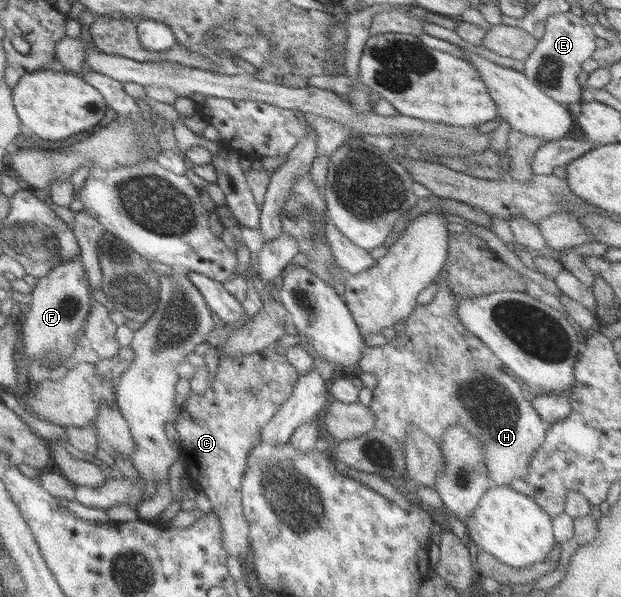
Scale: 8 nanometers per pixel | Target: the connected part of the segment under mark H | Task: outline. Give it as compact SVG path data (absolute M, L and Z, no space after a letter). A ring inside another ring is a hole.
M435 279L434 282L436 290L431 301L428 301L425 305L418 305L415 307L414 310L406 317L403 329L399 328L393 337L387 337L387 340L383 341L383 345L379 345L379 347L363 348L361 358L357 360L357 367L359 367L363 373L370 373L373 375L377 381L377 386L372 391L373 397L371 398L371 402L368 406L369 412L373 414L373 428L393 438L393 440L397 442L398 447L400 447L401 452L403 452L403 440L405 440L405 432L407 432L409 428L415 428L419 430L419 432L423 432L423 434L429 436L429 438L431 438L431 440L433 440L433 442L439 447L441 444L441 438L443 438L443 432L445 432L449 426L457 424L457 426L461 426L463 430L467 431L467 434L473 436L473 438L482 445L482 464L486 469L489 485L507 486L510 480L513 478L521 479L522 475L526 472L527 462L533 455L534 451L539 447L539 445L541 445L541 442L543 442L545 432L547 432L549 424L542 421L538 417L537 413L533 411L534 409L531 407L530 401L527 401L527 399L523 397L523 391L519 389L519 383L517 383L517 381L513 381L513 377L505 371L505 367L503 367L503 365L495 358L495 355L493 355L493 353L483 345L482 341L479 341L479 339L477 339L477 337L475 337L471 332L468 332L467 329L463 327L463 324L458 320L455 313L458 299L455 293L451 291L447 281Z

